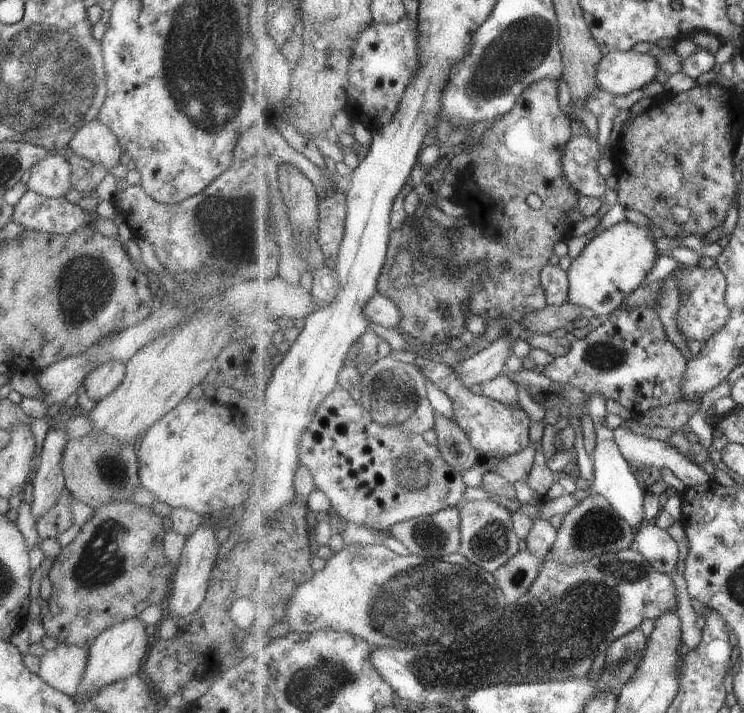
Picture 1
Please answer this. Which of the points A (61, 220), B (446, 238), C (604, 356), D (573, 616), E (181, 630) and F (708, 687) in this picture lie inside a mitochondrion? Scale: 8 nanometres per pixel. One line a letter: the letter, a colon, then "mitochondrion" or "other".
A: other
B: mitochondrion
C: mitochondrion
D: mitochondrion
E: other
F: other

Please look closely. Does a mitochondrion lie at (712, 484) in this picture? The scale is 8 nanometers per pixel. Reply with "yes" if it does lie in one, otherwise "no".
no

